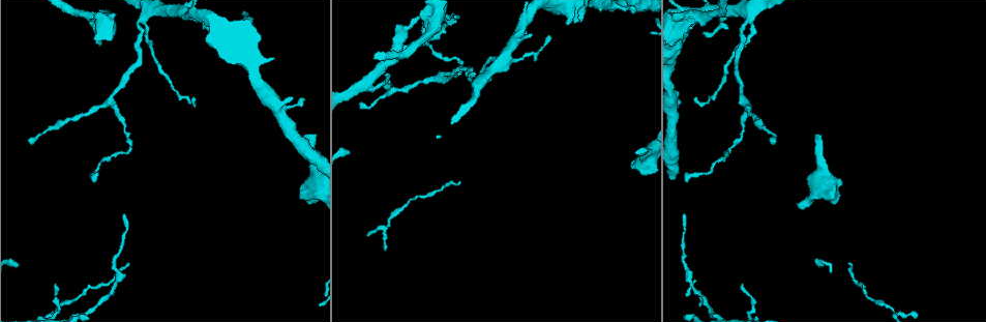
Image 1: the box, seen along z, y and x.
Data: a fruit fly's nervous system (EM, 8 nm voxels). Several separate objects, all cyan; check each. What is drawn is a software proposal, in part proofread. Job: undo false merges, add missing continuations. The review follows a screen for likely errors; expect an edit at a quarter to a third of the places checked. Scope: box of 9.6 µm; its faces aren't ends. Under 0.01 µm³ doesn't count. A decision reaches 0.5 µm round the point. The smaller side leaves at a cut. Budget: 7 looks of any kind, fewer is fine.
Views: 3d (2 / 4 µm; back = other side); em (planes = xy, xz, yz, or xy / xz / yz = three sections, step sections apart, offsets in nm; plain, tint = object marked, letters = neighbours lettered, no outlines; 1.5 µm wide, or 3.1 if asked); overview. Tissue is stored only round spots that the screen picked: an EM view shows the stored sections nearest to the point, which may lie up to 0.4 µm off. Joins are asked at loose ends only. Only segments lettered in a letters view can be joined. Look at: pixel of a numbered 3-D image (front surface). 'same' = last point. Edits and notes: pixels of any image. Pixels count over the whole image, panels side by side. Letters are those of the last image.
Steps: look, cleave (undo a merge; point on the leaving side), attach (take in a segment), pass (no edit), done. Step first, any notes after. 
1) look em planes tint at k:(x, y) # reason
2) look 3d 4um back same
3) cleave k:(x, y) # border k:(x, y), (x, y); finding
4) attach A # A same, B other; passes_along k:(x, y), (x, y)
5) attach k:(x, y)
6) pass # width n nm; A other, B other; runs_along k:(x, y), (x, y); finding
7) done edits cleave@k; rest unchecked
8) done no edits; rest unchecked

look 3d 4um back at 1:(429, 31) # sudden change in width

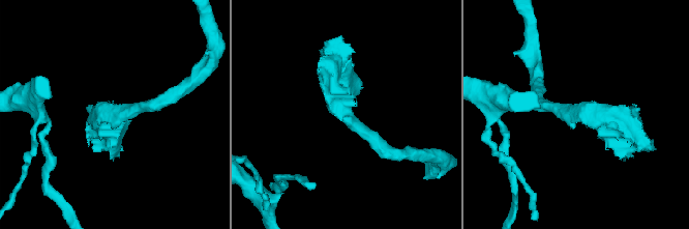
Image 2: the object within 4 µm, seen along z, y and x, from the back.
look em planes letters at 2:(113, 113) # need the tissue

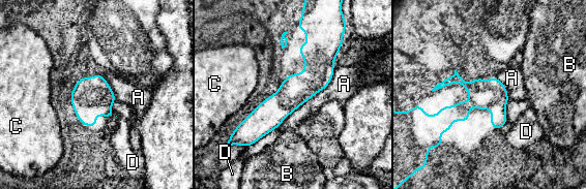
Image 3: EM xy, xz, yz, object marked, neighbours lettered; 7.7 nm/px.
pass # A other, B other, C other, D other; runs_along 3:(309, 36), (312, 73), (251, 140); one neuron here

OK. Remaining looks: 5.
look em xy step 8 tint at 1:(360, 103) # free end

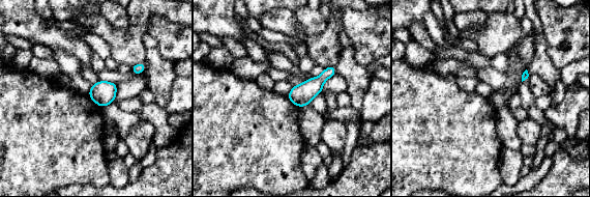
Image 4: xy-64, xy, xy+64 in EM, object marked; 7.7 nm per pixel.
look em planes letters same # another direction

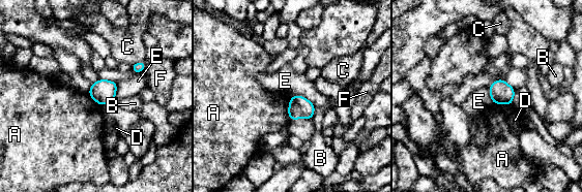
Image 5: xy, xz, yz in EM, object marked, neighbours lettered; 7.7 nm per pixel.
pass # A other, B other, C other, D other, E other, F other; border 5:(289, 96), (302, 95), (315, 106); none of them fits

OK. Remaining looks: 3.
look 3d 2um at 1:(304, 137) # branch stops here

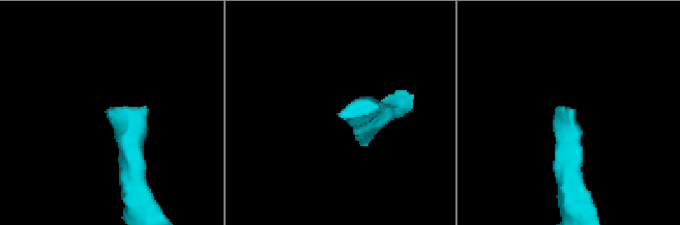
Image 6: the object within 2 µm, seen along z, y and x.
look em planes plain at 6:(111, 109)

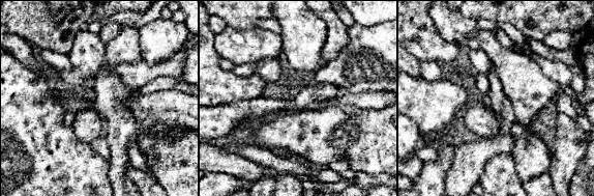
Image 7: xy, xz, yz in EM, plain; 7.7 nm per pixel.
look em planes letters same # what lies round it

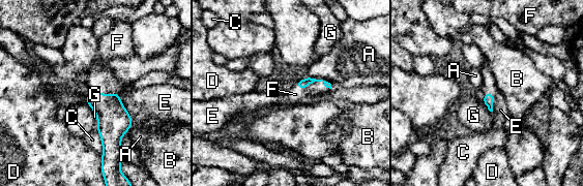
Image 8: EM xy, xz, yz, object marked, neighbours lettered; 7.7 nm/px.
attach F # longest_contact F 280 nm; A other, B other, C other, D other, E other, F same, G other; the neuron continues

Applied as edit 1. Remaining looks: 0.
done edits attach@8; rest unchecked

